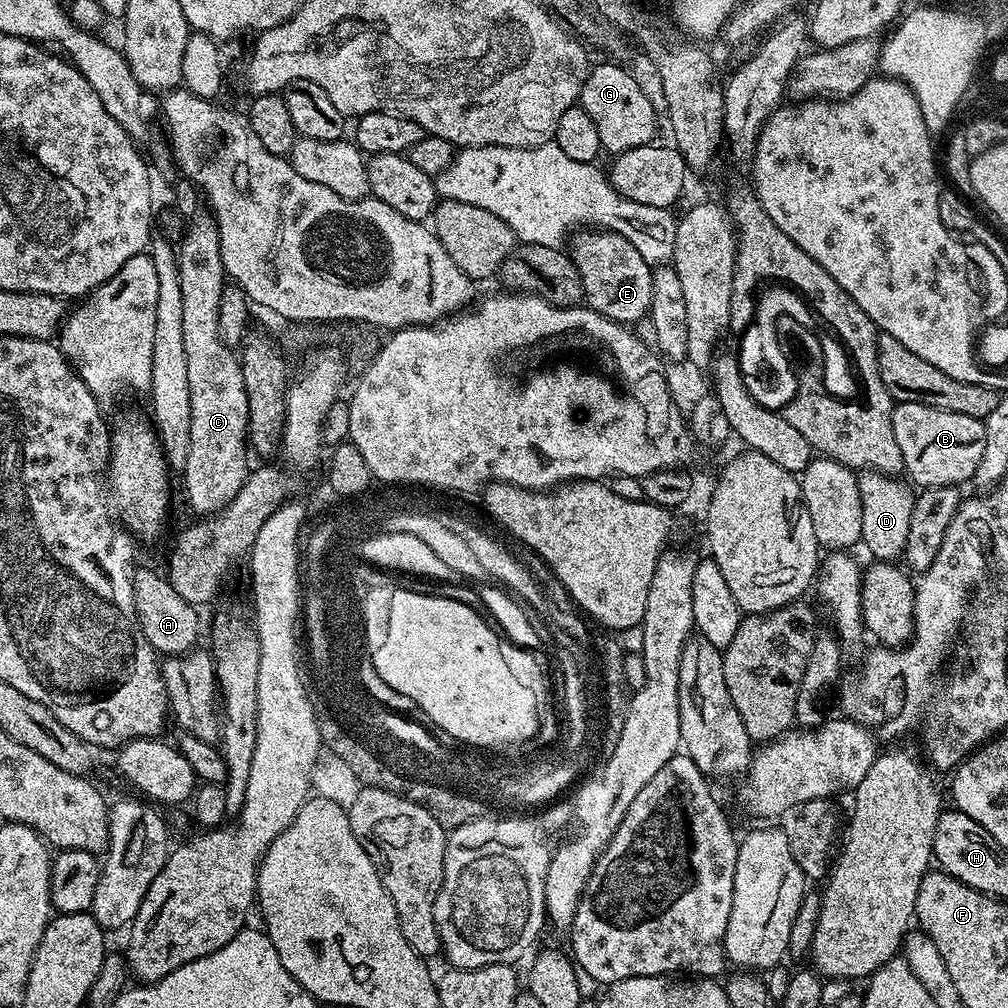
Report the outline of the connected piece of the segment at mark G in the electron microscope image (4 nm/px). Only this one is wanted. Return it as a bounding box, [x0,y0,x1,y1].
[578,62,656,154]

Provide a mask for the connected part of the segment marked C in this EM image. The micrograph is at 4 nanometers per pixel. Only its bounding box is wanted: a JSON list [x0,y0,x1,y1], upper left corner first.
[178,210,250,517]

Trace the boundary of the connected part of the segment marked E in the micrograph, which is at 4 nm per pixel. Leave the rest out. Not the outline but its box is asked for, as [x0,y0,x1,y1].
[570,230,653,326]

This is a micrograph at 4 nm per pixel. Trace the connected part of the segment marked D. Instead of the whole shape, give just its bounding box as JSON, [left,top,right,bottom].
[858,470,916,561]

